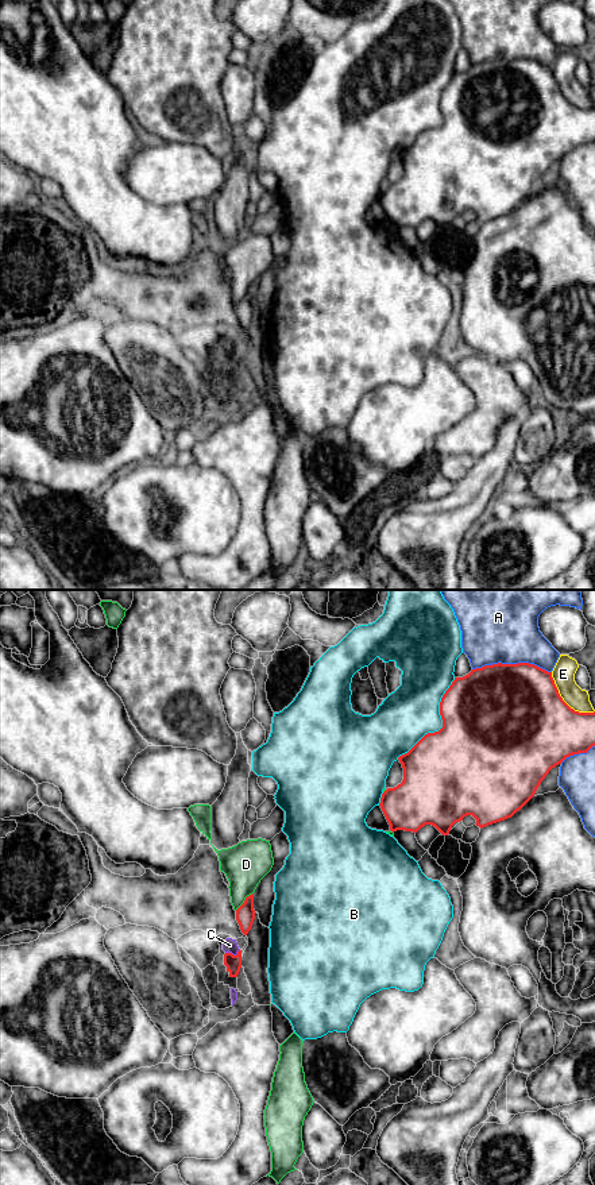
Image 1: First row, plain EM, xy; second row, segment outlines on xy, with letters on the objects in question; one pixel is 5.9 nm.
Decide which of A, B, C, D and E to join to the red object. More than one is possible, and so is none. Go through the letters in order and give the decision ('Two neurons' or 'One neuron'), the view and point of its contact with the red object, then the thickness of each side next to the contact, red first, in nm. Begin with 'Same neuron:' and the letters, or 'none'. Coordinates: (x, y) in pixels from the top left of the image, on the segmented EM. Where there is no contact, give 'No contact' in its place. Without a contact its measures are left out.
Same neuron: none
A: Two neurons. Touches red at xy (512, 664). Thickness 500 nm (red) against 440 nm
B: Two neurons. Touches red at xy (443, 725). Thickness 500 nm (red) against 320 nm
C: Two neurons. Touches red at xy (232, 954). Thickness 100 nm (red) against 90 nm
D: Two neurons. Touches red at xy (244, 900). Thickness 110 nm (red) against 260 nm
E: Two neurons. Touches red at xy (564, 702). Thickness 500 nm (red) against 140 nm

